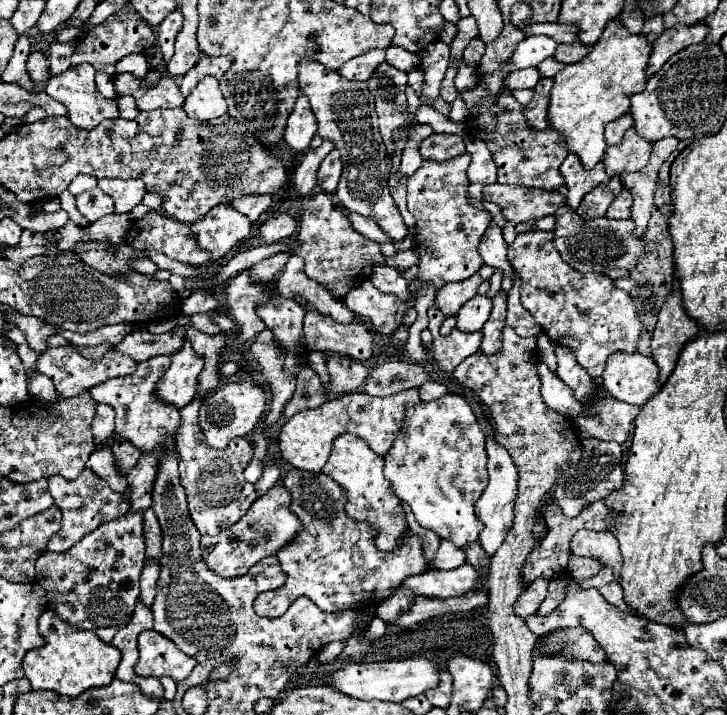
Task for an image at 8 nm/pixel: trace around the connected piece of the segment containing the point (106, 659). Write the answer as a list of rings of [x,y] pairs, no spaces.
[[[46,609],[40,617],[40,635],[44,639],[44,645],[26,653],[24,657],[24,673],[34,691],[50,689],[66,697],[78,697],[88,689],[106,687],[112,683],[116,667],[120,663],[120,651],[116,647],[102,643],[92,631],[70,627],[68,623],[58,619],[52,609]]]

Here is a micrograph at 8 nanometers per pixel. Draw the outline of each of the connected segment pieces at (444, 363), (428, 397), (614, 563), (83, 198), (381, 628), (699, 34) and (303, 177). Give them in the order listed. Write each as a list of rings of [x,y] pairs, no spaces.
[[[452,331],[450,335],[442,337],[438,333],[438,337],[434,337],[432,341],[432,357],[438,365],[440,371],[452,373],[468,355],[474,355],[480,347],[482,341],[482,333],[462,333],[462,331]]]
[[[428,381],[420,387],[420,399],[422,401],[434,401],[438,397],[442,397],[446,393],[446,387],[444,385],[438,385],[436,381]]]
[[[578,531],[570,543],[574,555],[582,557],[594,557],[602,565],[612,567],[614,575],[620,575],[620,553],[618,553],[618,541],[614,541],[614,535],[610,531]]]
[[[94,187],[90,191],[82,191],[80,195],[76,195],[76,207],[86,219],[94,223],[100,217],[110,215],[114,211],[114,201],[106,193],[102,193],[98,187]]]
[[[374,617],[372,619],[372,623],[370,623],[370,627],[366,629],[366,633],[364,633],[364,639],[368,637],[368,639],[378,639],[378,637],[382,637],[386,633],[386,623],[382,621],[382,619],[378,619],[378,617]]]
[[[678,23],[678,27],[662,31],[662,35],[652,45],[646,75],[652,77],[674,53],[686,49],[688,45],[702,43],[704,37],[706,37],[706,25],[704,23],[698,23],[694,27],[682,27],[682,23]]]
[[[324,141],[318,149],[310,149],[306,153],[306,157],[302,159],[300,167],[296,169],[294,173],[294,187],[300,195],[308,195],[316,185],[318,185],[318,179],[316,179],[316,173],[318,173],[318,167],[322,163],[322,159],[334,149],[334,143],[332,141]]]

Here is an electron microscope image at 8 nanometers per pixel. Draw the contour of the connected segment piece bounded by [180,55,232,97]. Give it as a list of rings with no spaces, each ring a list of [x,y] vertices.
[[[202,55],[200,61],[196,63],[194,69],[190,69],[182,79],[180,79],[180,91],[182,95],[186,97],[198,81],[202,81],[204,77],[208,75],[214,75],[216,79],[222,79],[222,75],[230,69],[232,65],[232,57],[230,55],[224,55],[224,57],[208,57],[208,55]]]

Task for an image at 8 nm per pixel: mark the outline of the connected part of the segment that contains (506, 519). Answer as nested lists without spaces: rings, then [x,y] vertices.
[[[462,395],[464,399],[468,399],[468,403],[472,405],[474,413],[478,415],[478,421],[480,421],[480,427],[484,429],[484,433],[488,435],[486,437],[486,451],[488,451],[488,473],[490,473],[490,481],[488,481],[488,487],[486,491],[482,493],[482,497],[478,499],[476,503],[476,517],[482,521],[482,531],[480,531],[480,545],[482,549],[486,551],[488,557],[492,557],[496,553],[496,549],[502,545],[502,541],[506,539],[506,533],[508,529],[512,527],[512,519],[514,519],[514,497],[516,497],[516,483],[518,483],[518,471],[514,467],[514,463],[510,461],[510,455],[504,447],[498,447],[498,443],[494,443],[494,437],[490,435],[492,429],[490,425],[482,419],[482,409],[478,403],[474,403],[468,395]]]

